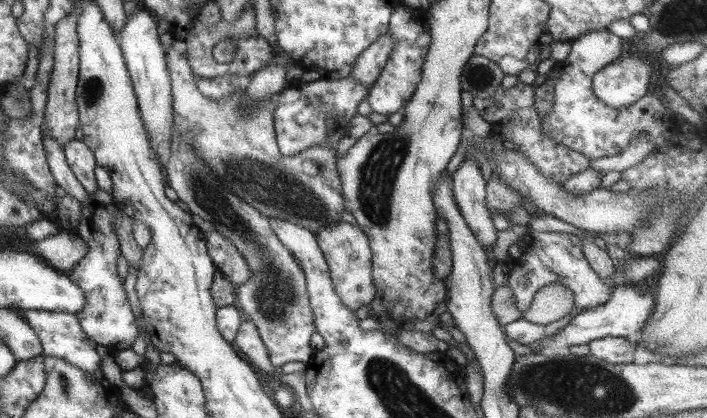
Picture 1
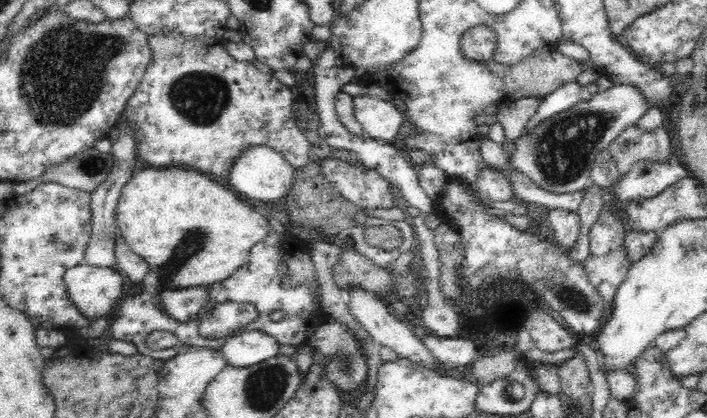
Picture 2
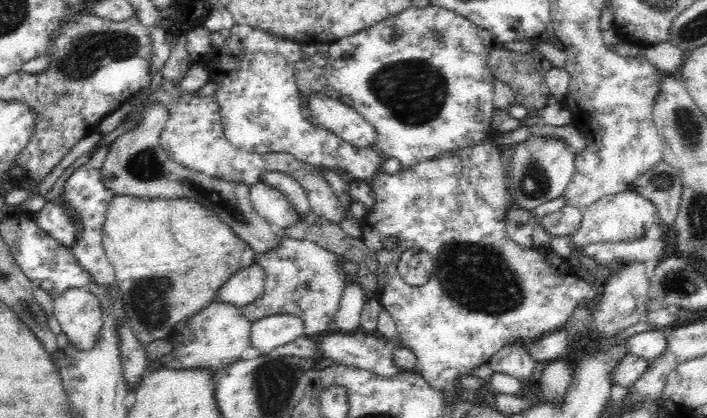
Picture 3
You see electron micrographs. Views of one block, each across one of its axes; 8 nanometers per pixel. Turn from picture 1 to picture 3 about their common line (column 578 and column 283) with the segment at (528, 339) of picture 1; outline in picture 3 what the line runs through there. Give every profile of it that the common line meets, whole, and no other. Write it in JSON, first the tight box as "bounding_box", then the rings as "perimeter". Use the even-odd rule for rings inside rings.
{"bounding_box":[242,236,346,338],"perimeter":[[[287,236],[280,237],[278,246],[268,252],[258,252],[255,254],[255,263],[258,263],[266,271],[264,280],[264,290],[262,294],[250,304],[242,307],[242,313],[251,323],[273,314],[292,314],[304,320],[304,336],[308,338],[318,338],[320,335],[329,332],[328,324],[333,320],[338,310],[340,299],[343,295],[343,288],[346,286],[344,276],[346,273],[340,269],[345,258],[335,252],[328,252],[320,248],[315,242],[309,240],[294,240]]]}

